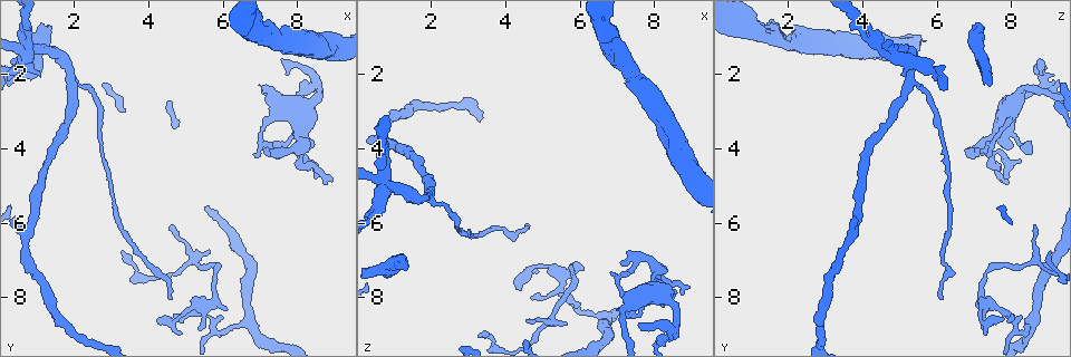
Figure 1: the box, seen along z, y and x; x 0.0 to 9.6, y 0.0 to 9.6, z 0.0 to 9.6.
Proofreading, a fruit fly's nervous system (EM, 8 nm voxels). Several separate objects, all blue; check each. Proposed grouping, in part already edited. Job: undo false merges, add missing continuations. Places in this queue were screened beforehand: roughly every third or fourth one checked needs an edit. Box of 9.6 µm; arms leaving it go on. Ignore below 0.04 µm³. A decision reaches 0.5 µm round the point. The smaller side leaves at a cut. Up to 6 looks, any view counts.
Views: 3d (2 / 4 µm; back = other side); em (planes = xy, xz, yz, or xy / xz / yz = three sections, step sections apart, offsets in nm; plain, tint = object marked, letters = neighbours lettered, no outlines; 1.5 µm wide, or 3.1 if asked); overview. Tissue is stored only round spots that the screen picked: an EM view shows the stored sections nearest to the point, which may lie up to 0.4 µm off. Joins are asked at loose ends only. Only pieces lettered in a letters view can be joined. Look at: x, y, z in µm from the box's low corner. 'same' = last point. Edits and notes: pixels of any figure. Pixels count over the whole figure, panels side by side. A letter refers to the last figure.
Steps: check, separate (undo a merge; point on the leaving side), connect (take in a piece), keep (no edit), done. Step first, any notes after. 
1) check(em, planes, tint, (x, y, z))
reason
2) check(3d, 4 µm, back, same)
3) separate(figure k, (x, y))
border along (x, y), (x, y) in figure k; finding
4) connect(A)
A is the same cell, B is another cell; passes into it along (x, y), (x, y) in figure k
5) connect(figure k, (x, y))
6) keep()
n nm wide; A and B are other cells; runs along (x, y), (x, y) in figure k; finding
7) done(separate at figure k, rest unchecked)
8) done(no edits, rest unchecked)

check(3d, 4 µm, (4.65, 5.95, 8.65))
an open end

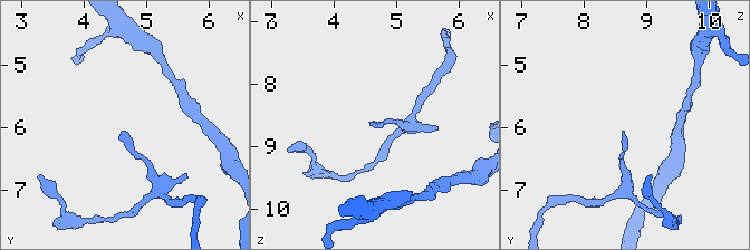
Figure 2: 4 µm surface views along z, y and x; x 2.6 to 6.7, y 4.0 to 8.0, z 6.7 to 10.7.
check(em, planes, letters, (4.60, 6.05, 8.65))

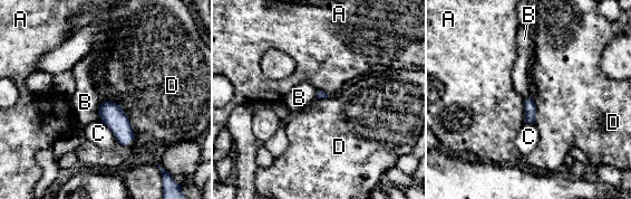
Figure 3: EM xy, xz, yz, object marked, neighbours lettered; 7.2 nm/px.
keep()
A, B, C and D are other cells; none of them fits

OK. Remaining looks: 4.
check(3d, 4 µm, (5.85, 8.95, 8.30))
sharp bend

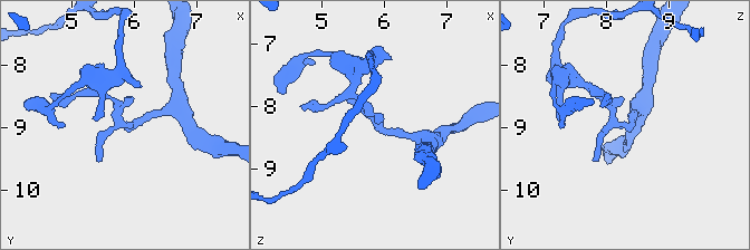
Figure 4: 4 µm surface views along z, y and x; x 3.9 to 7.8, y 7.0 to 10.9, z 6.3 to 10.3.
check(em, xz, step 4, tint, (5.85, 9.00, 8.25))
need the tissue

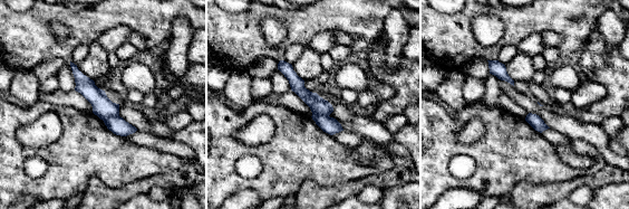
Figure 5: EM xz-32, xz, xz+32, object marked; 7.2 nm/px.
check(em, xz, step 4, letters, same)

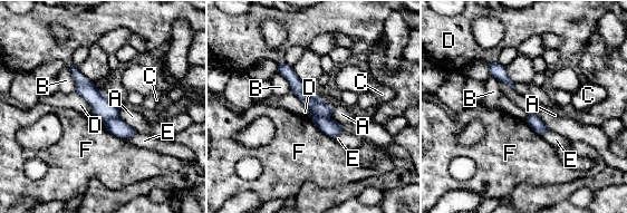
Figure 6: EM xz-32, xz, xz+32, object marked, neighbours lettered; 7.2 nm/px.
separate(figure 6, (103, 108))
F touches over 300 nm; A, B, C, D, E and F are other cells; border along (118, 116), (106, 118), (103, 122) in figure 6; two cells meet here

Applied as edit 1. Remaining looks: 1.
done(separate at figure 6, rest unchecked)

